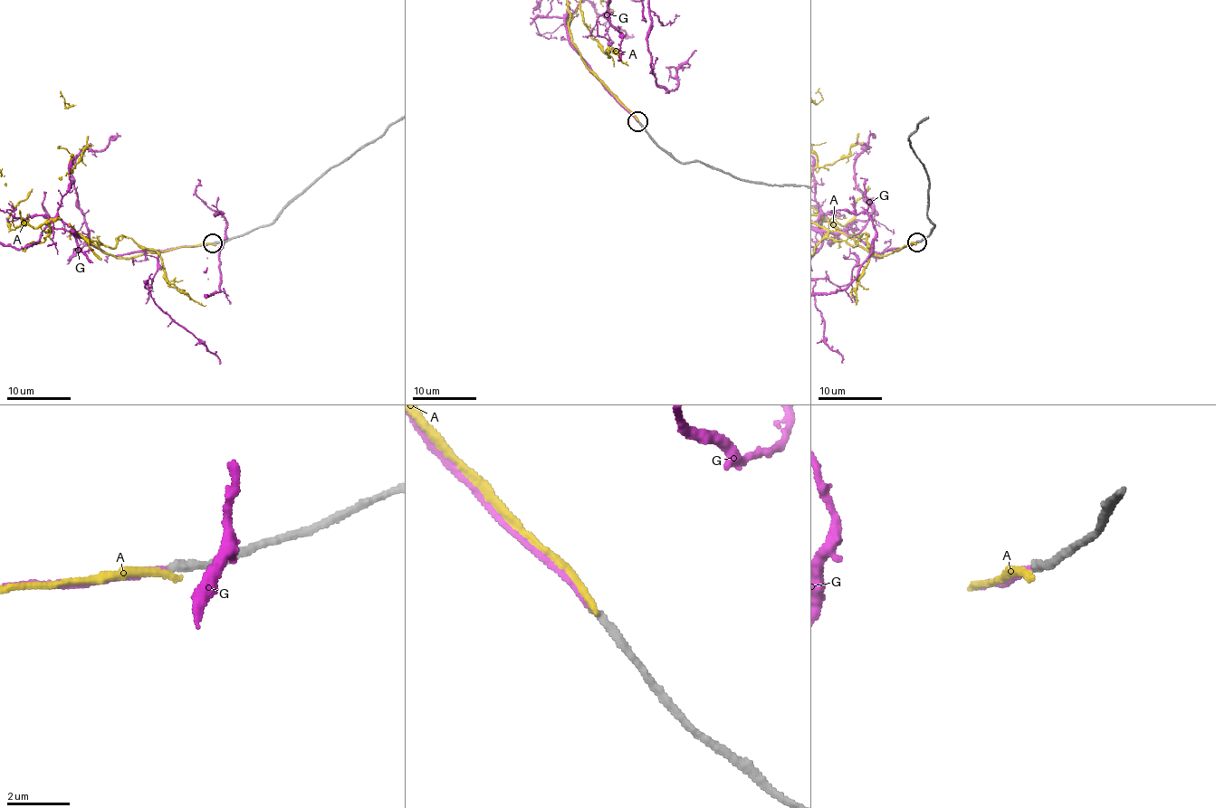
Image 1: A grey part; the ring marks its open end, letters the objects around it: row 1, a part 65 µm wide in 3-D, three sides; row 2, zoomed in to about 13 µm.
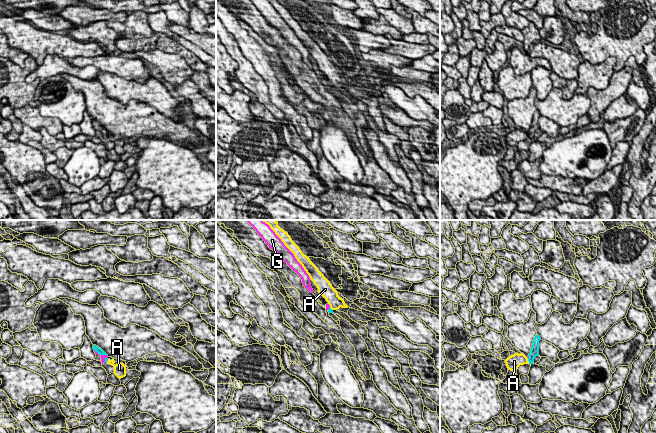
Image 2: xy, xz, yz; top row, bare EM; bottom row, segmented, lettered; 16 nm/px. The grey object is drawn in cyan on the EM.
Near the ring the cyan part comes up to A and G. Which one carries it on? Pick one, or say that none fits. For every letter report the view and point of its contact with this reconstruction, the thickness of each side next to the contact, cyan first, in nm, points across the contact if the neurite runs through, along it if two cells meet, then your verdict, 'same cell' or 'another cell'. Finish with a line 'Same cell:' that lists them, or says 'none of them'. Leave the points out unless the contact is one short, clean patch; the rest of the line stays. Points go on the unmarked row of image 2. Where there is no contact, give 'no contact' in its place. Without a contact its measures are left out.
A: meets cyan in yz at (528, 136); 140 nm thick on the cyan side, 220 nm on the other; border along yz (527, 134), (529, 139); another cell
G: meets cyan in xy at (104, 130); 90 nm thick on the cyan side, 70 nm on the other; runs through xy (96, 124), (104, 130), (103, 133); same cell
Same cell: G

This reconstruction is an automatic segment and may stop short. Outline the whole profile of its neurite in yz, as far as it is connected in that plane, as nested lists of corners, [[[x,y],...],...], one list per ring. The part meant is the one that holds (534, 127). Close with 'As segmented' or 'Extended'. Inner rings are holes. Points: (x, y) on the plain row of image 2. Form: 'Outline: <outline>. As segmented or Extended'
Outline: [[[538,110],[533,115],[532,123],[528,131],[529,140],[533,140],[535,133],[539,131],[539,117],[540,116],[541,114]]]. As segmented

